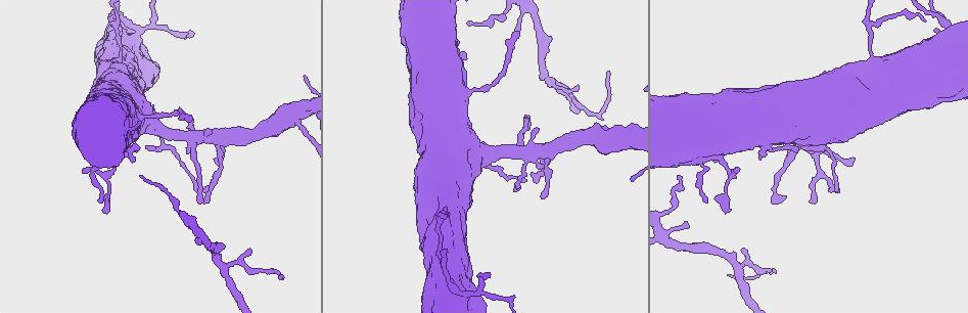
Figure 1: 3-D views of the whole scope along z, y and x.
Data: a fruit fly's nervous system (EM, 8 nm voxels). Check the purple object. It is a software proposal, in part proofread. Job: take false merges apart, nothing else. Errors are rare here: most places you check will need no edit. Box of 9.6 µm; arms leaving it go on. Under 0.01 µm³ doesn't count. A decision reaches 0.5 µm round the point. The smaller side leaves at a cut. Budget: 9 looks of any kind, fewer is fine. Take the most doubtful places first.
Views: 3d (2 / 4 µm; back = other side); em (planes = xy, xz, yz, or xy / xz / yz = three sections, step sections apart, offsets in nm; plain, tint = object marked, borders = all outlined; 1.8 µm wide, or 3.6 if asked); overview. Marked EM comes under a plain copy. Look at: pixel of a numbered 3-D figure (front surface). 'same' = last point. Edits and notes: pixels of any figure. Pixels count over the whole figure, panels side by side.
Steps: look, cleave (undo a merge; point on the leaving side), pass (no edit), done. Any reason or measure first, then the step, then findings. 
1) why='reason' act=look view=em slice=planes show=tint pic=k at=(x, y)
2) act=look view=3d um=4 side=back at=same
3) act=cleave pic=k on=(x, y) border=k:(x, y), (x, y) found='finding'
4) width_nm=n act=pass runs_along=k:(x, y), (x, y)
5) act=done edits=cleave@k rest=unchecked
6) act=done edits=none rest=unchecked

why='sudden change in width' act=look view=3d um=4 pic=1 at=(469, 137)

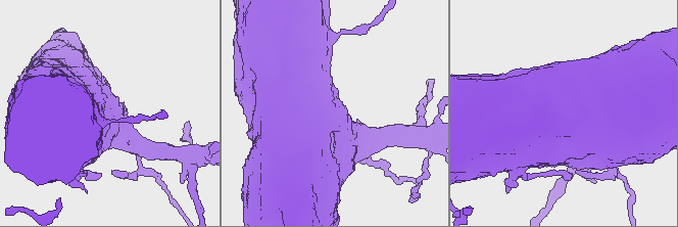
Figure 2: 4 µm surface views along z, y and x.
act=look view=em um=3.6 slice=planes show=tint pic=2 at=(331, 113)

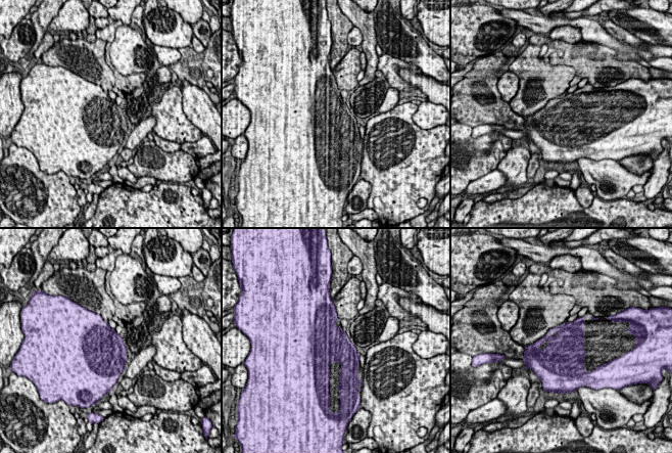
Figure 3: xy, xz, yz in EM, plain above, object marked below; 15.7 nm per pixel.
width_nm=650 act=pass found='one neuron here'

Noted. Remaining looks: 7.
why='sharp bend' act=look view=em slice=planes show=tint pic=1 at=(147, 26)

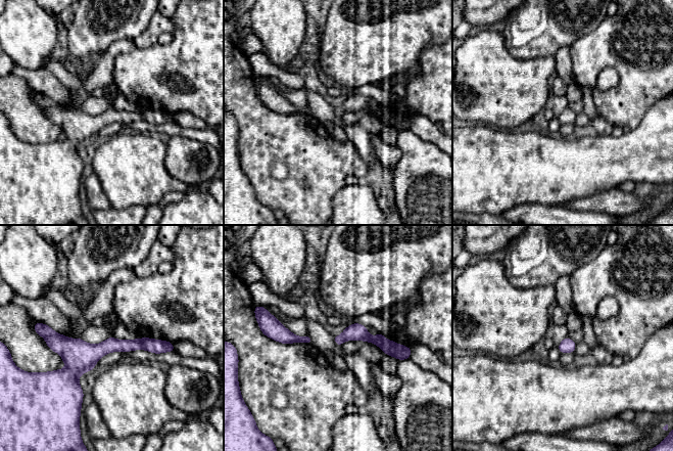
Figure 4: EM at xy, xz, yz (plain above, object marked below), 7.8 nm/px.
act=pass runs_along=4:(48, 334), (70, 350), (170, 349) found='one neuron here'

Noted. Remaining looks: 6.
why='abrupt turn' act=look view=em um=3.6 slice=xz step=8 show=tint pic=1 at=(697, 153)

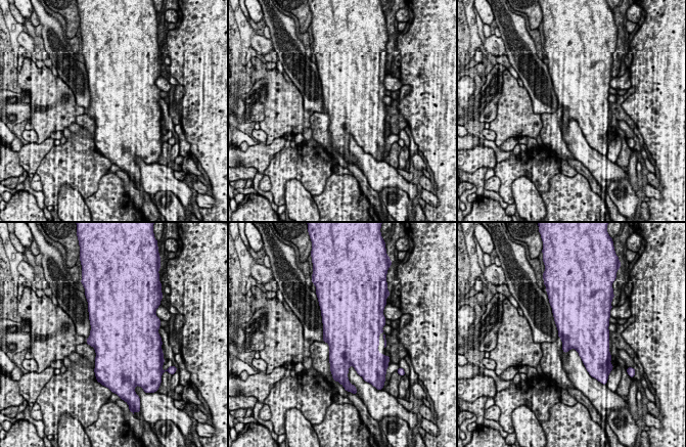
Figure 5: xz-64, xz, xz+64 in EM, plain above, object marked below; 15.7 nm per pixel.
act=pass found='continuous, no second neuron'

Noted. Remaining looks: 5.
act=look view=em slice=yz step=4 show=tint pic=1 at=(437, 228)

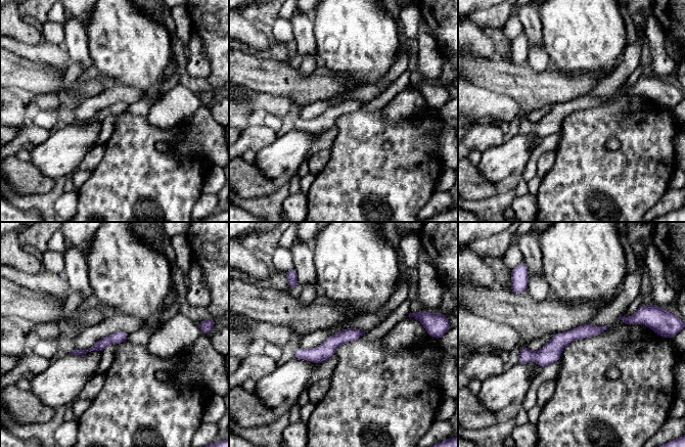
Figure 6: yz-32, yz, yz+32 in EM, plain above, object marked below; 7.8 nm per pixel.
width_nm=100 act=pass runs_along=6:(601, 328), (520, 360) found='all the same neuron'

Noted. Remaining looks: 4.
act=done edits=none rest=unchecked

